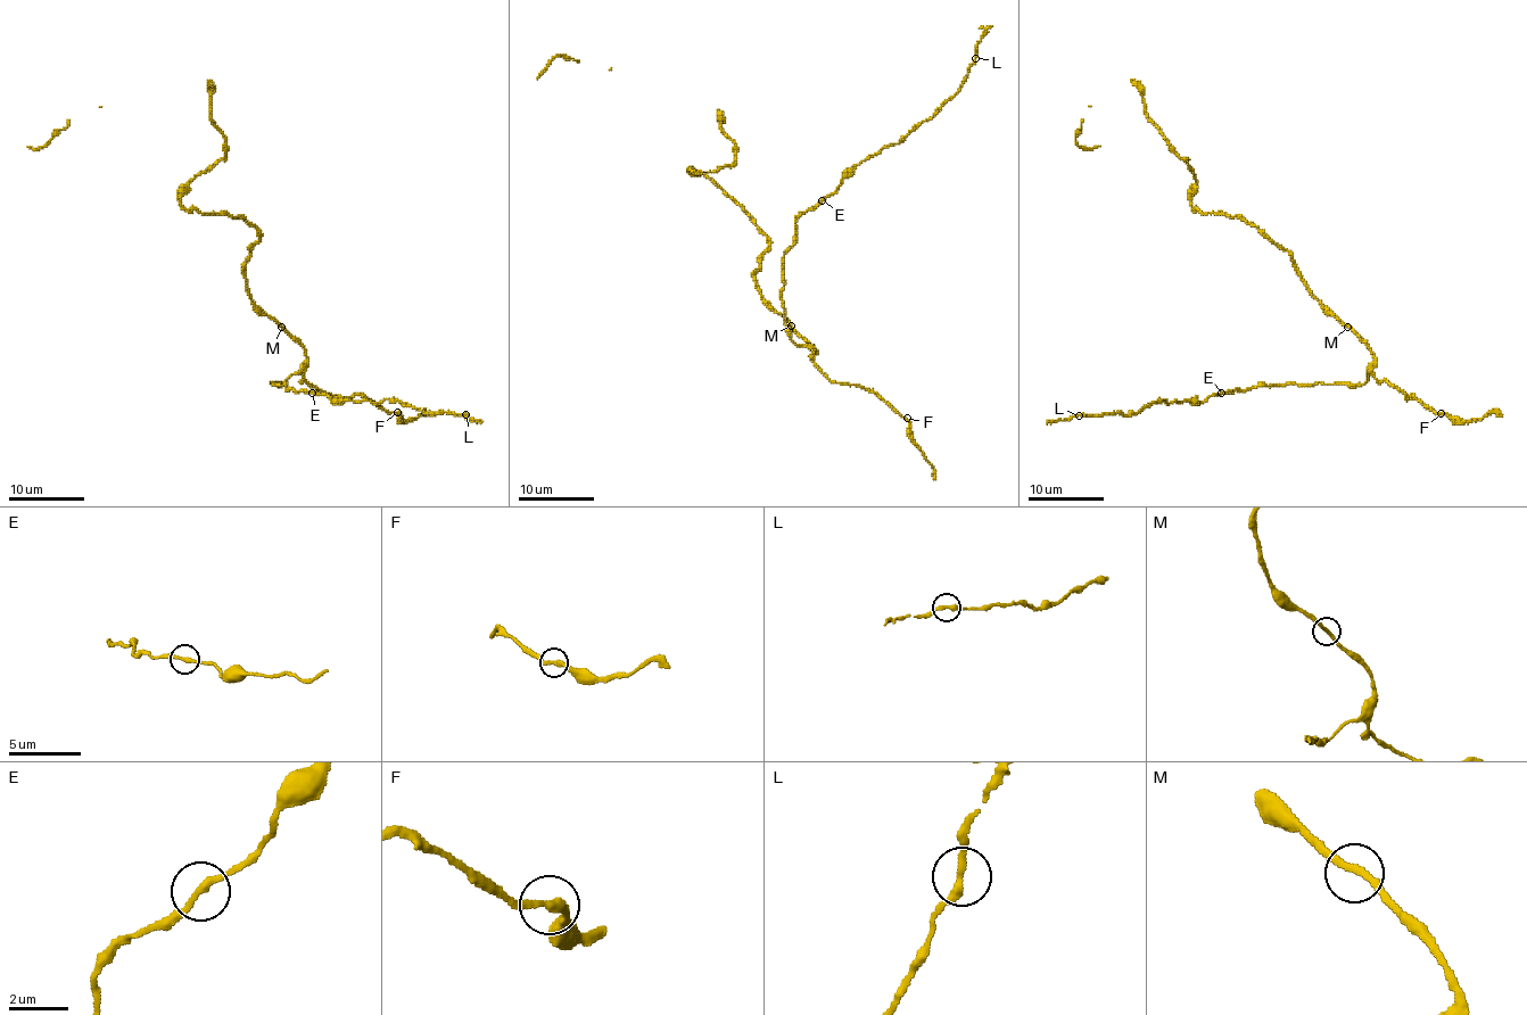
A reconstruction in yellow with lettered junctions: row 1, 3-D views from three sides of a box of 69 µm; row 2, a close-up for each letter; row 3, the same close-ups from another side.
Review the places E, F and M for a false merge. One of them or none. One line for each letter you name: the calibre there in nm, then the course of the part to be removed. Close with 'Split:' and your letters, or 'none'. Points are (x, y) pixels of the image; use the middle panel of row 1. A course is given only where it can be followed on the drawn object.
Split: none

